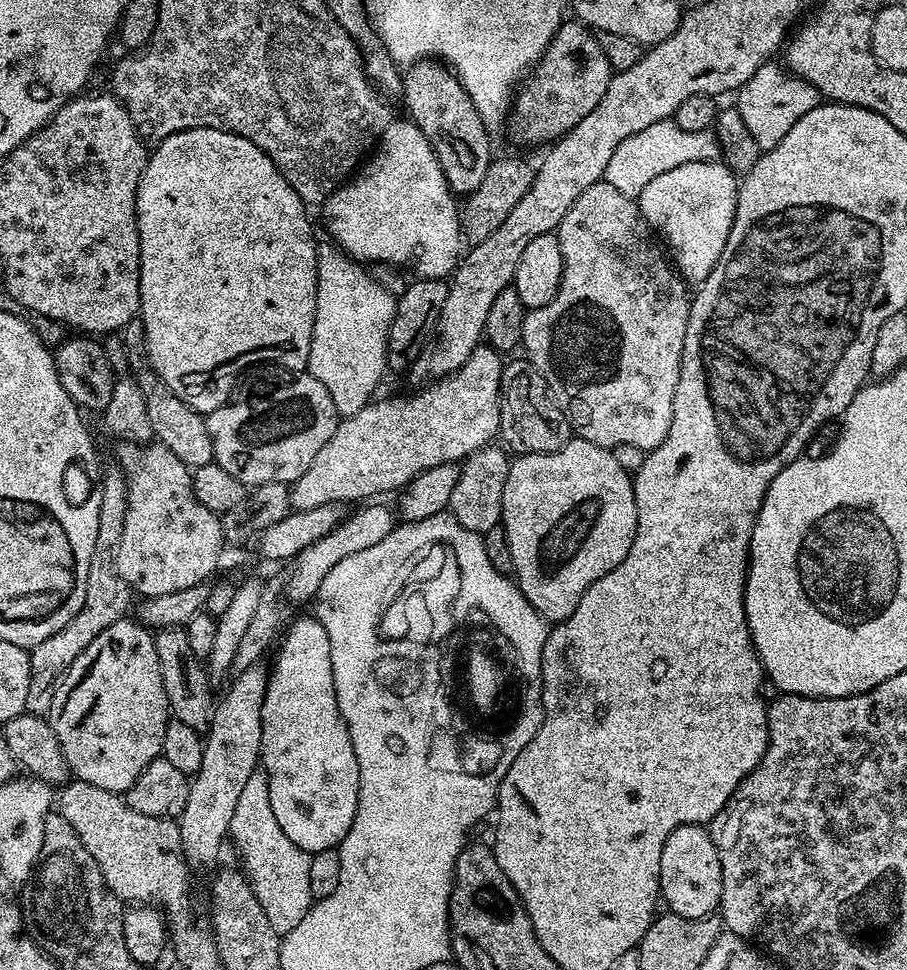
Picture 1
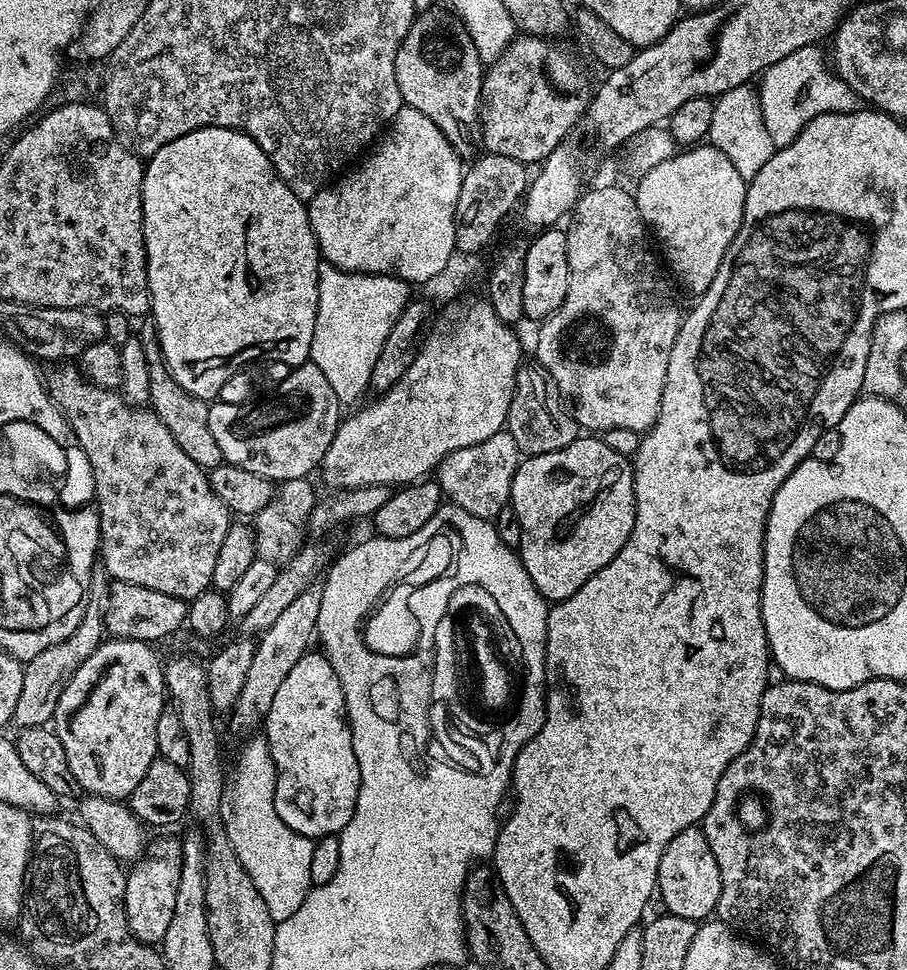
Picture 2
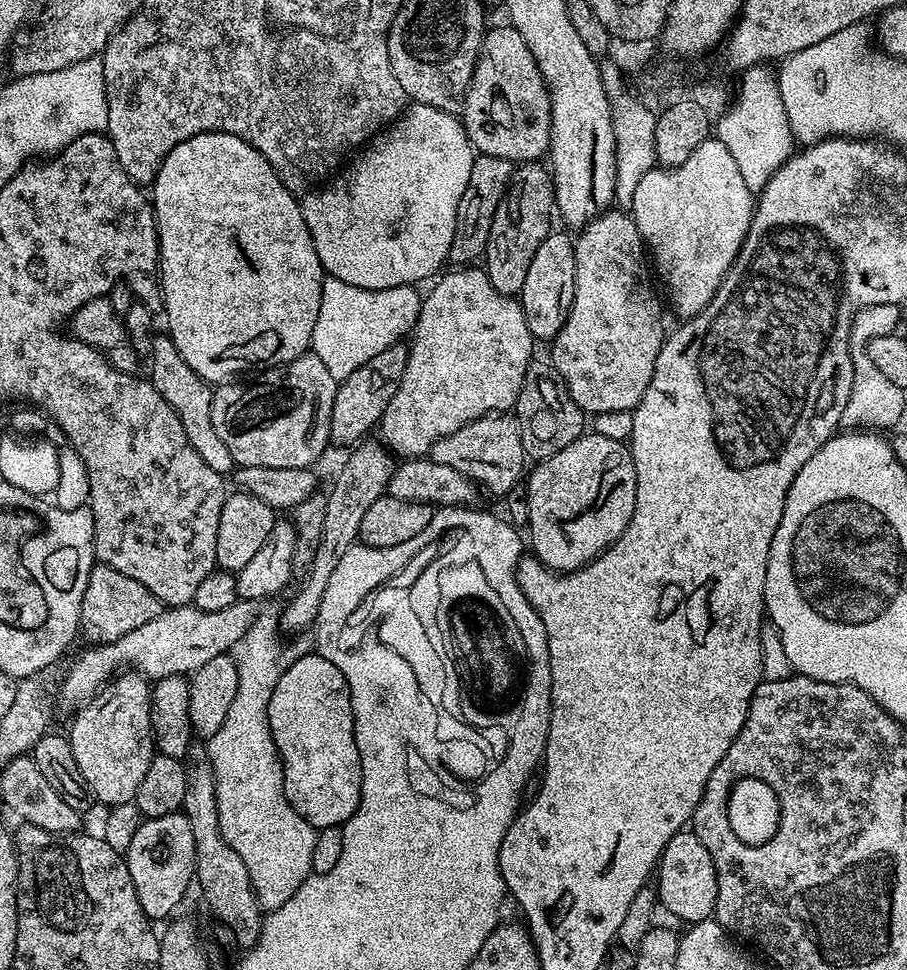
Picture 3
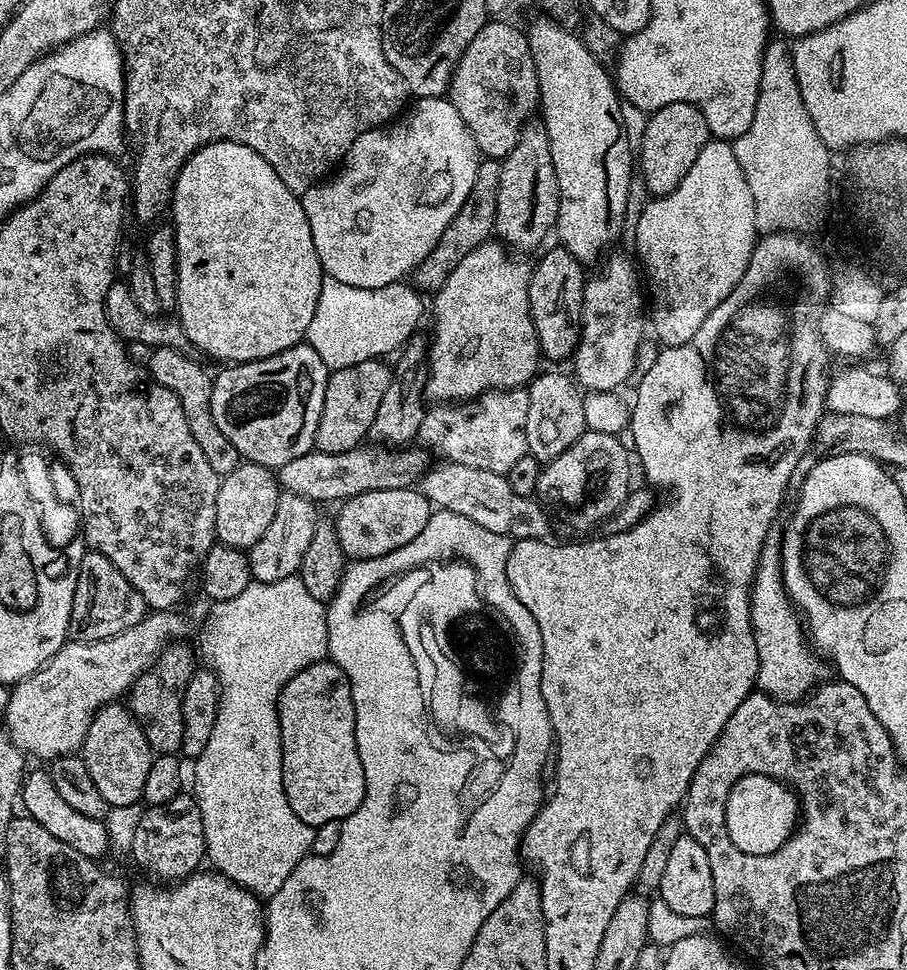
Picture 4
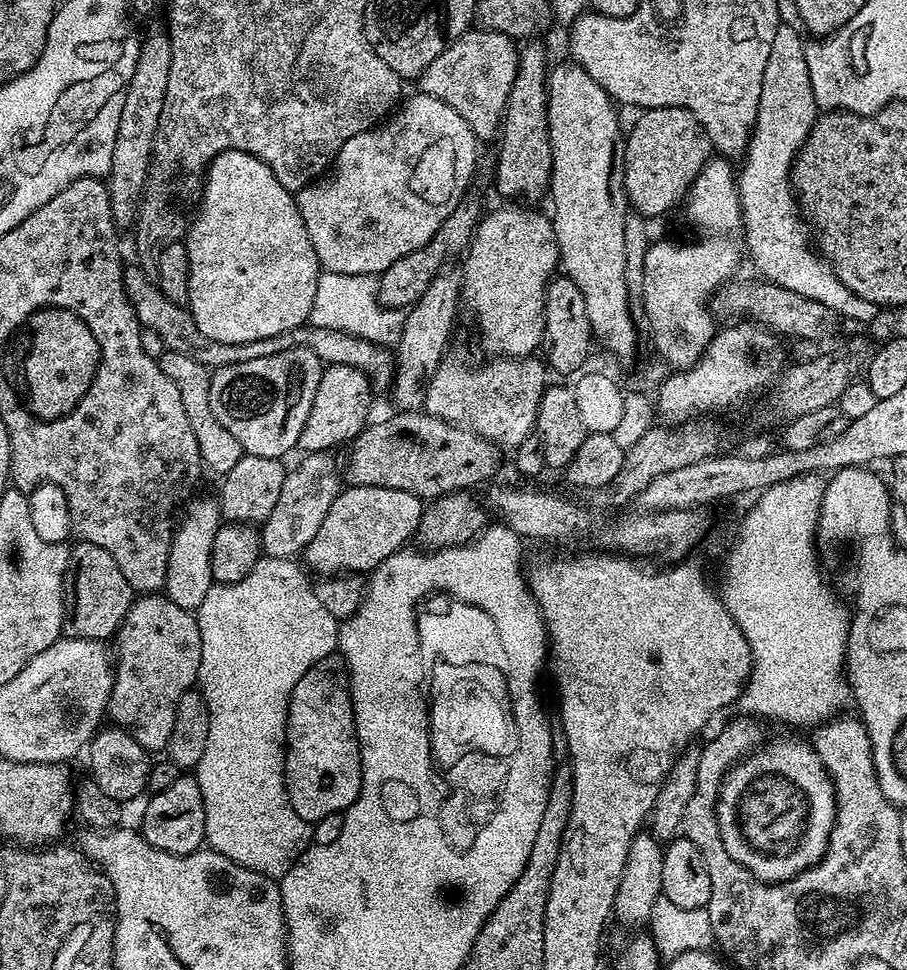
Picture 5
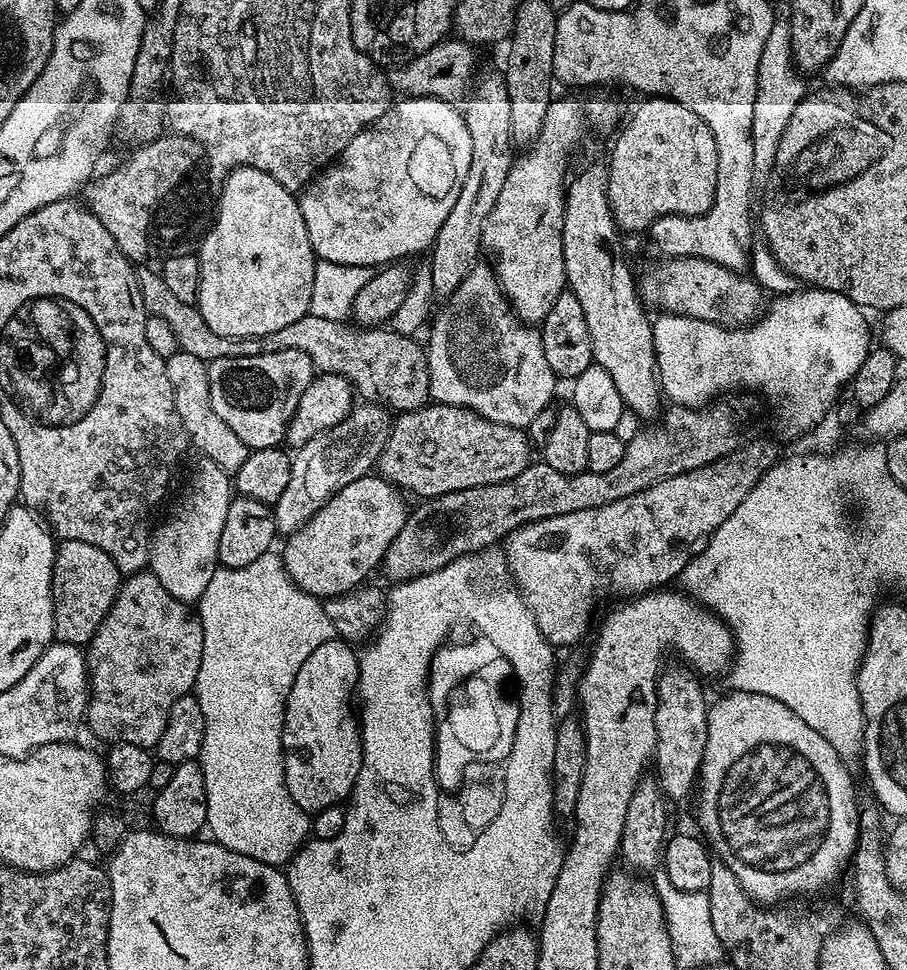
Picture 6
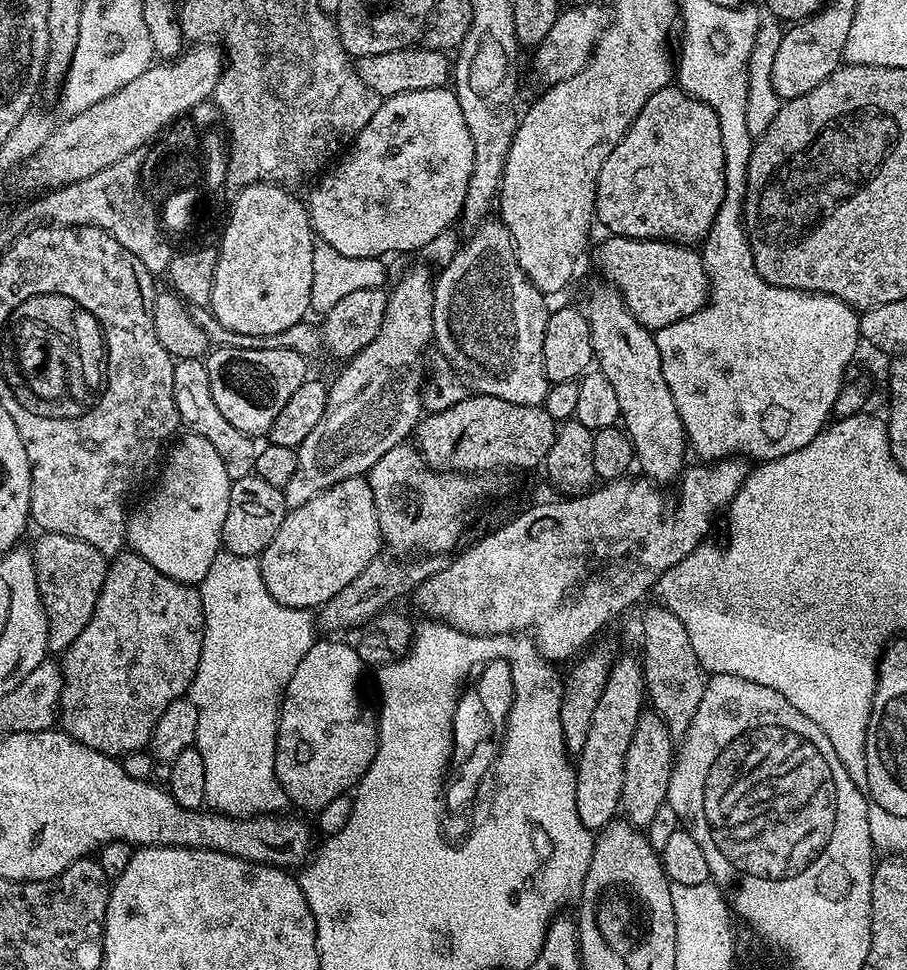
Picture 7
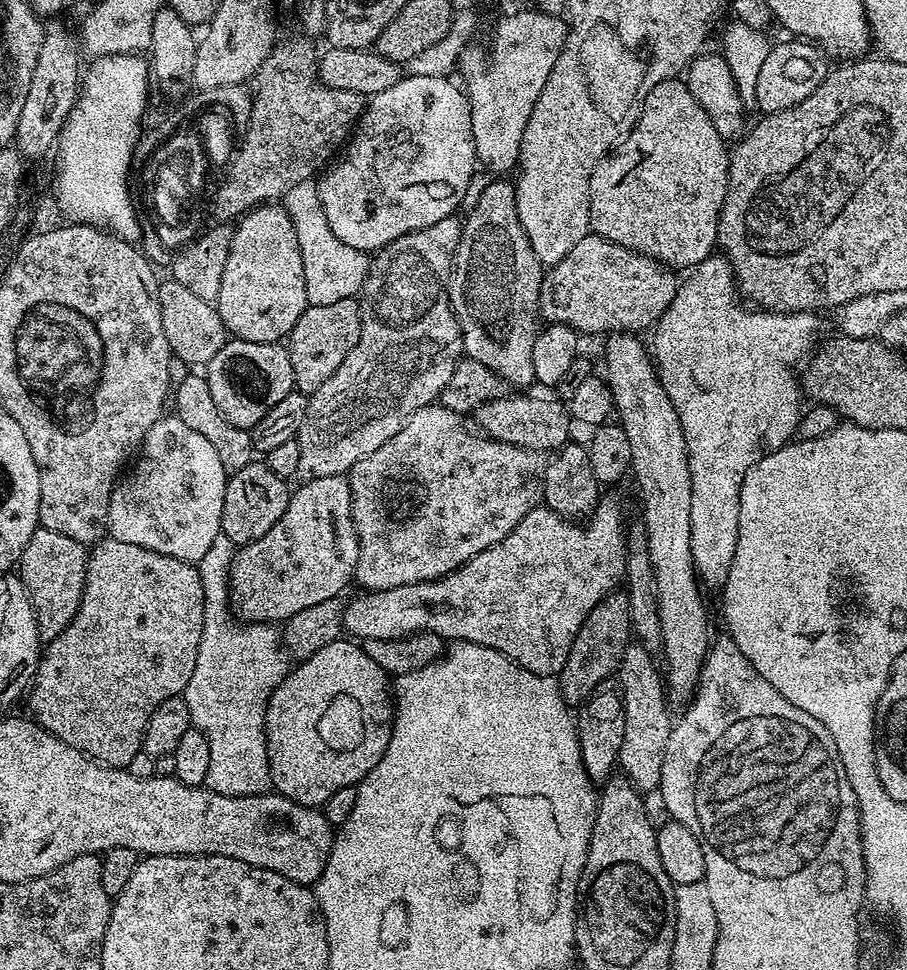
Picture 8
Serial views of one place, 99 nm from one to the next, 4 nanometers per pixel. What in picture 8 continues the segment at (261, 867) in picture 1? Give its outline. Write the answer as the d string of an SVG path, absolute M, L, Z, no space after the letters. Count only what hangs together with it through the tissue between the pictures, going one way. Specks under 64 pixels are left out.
M221 534L214 538L210 550L198 562L202 586L204 587L204 625L202 642L198 646L198 662L194 662L194 674L182 693L190 710L193 725L210 742L210 770L207 787L223 796L259 796L269 791L272 783L268 765L268 743L266 742L266 706L274 690L290 671L290 660L282 647L282 636L268 622L241 622L230 607L228 570L232 558L238 551L230 538Z

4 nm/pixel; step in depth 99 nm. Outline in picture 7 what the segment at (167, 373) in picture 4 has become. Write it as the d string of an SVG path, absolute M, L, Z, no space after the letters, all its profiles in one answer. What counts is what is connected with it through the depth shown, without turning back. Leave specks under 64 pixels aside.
M203 359L175 361L174 402L178 406L181 425L191 435L206 438L206 442L214 446L214 451L218 458L222 458L222 466L226 466L226 474L230 479L234 481L255 473L257 441L242 430L230 426L230 422L226 422L225 416L222 415L222 410L218 410L217 404L214 403L214 394L210 394L210 374Z

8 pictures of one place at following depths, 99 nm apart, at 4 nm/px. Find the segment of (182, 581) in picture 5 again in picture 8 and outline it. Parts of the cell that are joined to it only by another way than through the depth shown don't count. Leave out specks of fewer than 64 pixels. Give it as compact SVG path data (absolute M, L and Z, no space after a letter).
M174 414L165 415L149 430L142 445L144 457L133 470L132 484L117 482L112 487L108 503L107 535L118 542L130 542L130 546L142 546L158 554L173 556L179 560L199 562L206 550L210 550L214 538L221 536L222 502L226 498L229 473L222 470L222 462L214 446L202 438L186 422Z

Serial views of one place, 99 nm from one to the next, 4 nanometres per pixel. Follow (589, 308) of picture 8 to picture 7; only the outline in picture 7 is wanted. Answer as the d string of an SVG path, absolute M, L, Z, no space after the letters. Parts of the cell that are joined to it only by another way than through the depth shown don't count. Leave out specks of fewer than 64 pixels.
M609 235L596 252L596 264L607 282L619 293L624 305L634 314L643 328L655 330L665 328L682 318L699 312L708 302L708 275L704 269L704 257L695 247L669 242L667 240L639 240L625 236Z

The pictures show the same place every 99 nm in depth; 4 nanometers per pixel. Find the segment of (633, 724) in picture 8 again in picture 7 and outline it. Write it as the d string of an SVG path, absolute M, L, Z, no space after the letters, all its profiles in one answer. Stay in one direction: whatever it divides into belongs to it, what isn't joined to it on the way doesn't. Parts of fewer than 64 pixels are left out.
M645 710L638 718L638 726L634 726L634 738L630 740L630 750L626 750L624 759L624 781L620 795L620 807L629 824L641 830L656 820L656 811L665 807L674 759L674 737L662 722L658 713Z

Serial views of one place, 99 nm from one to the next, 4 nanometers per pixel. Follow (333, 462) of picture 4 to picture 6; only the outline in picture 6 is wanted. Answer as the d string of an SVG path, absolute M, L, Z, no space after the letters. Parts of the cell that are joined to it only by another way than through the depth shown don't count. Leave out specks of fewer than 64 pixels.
M432 402L412 412L401 412L391 421L384 448L380 451L378 472L389 484L402 490L406 488L420 496L416 498L431 498L450 494L454 490L470 490L474 486L506 482L528 468L533 459L532 452L534 448L525 429L490 422L469 408Z

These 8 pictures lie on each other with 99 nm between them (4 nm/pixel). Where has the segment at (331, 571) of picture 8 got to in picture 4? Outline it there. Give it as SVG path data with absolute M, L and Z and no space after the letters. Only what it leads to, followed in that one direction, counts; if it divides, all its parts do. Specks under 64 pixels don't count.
M412 486L363 492L343 501L339 508L340 517L334 520L336 537L345 557L352 560L378 558L382 554L390 554L390 550L406 546L406 542L414 542L414 538L426 530L426 522L430 522L434 511L430 501Z

